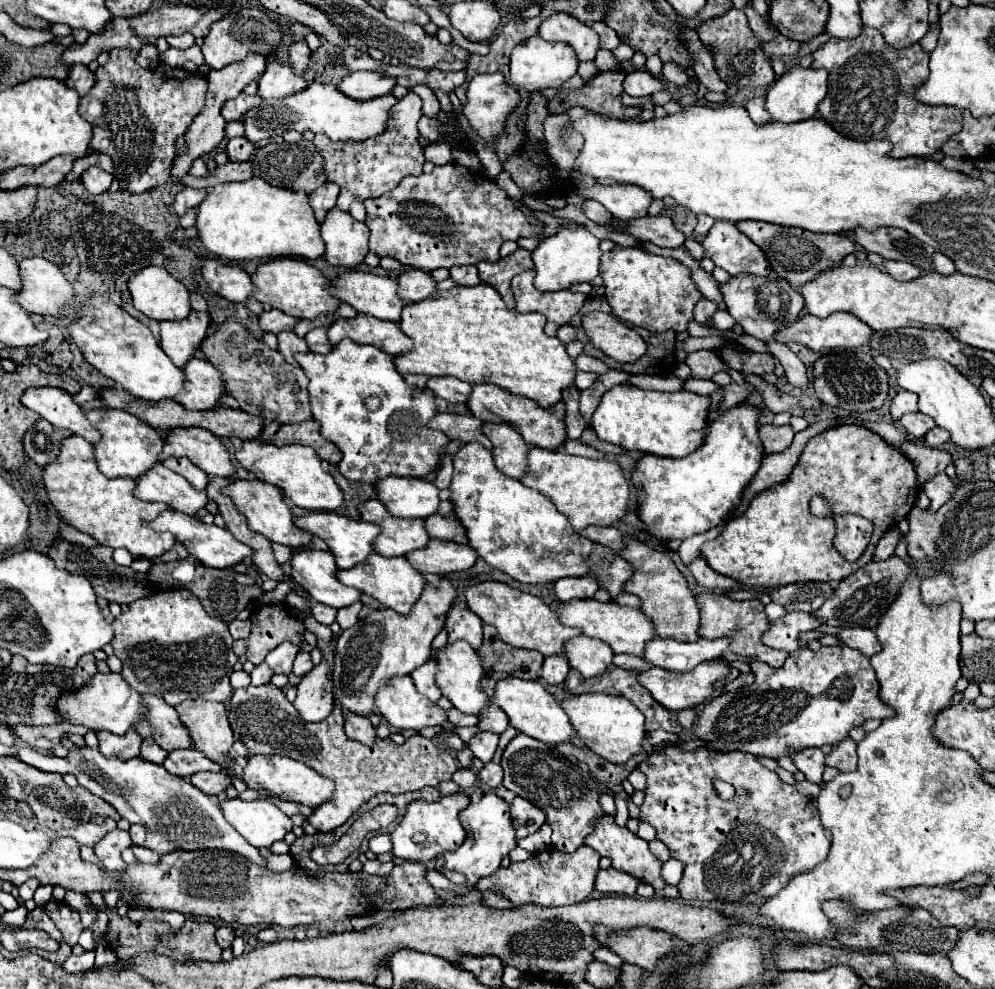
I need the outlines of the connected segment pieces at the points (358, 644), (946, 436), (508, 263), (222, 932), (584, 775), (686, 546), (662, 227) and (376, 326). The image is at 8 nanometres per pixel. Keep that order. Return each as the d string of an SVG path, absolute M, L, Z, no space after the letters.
M442 579L438 587L426 585L422 599L412 607L410 615L398 615L392 609L376 609L368 617L360 619L354 627L342 631L336 641L334 653L334 701L350 713L370 717L376 711L374 695L378 687L394 677L404 677L414 667L420 667L430 659L432 639L444 627L446 611L452 607L456 591L448 579Z
M934 427L930 429L926 435L924 435L924 441L928 447L940 447L942 443L950 441L950 433L946 429L940 429L940 427Z
M516 249L514 253L502 257L500 261L496 263L486 263L486 261L480 261L478 265L478 273L480 273L480 279L488 285L492 285L494 289L498 289L498 293L502 295L504 303L508 307L516 307L516 301L514 301L514 293L512 293L512 277L522 273L522 271L528 271L532 269L532 257L530 257L530 251L526 249Z
M228 925L218 927L218 931L216 931L216 941L218 941L218 945L220 945L222 949L228 949L228 947L232 945L232 941L234 941L234 929L228 927Z
M516 735L502 755L504 787L534 803L546 813L546 821L552 827L552 845L562 851L576 851L584 837L594 831L594 823L602 819L604 811L600 807L600 787L594 775L586 767L570 763L558 753L558 749L544 745L526 735Z
M714 527L714 529L706 531L706 533L700 533L700 535L694 535L694 537L684 539L682 545L678 547L678 555L680 555L682 563L684 563L684 565L690 565L690 563L700 555L700 547L702 547L706 541L716 539L718 533L720 533L720 527Z
M662 213L658 217L648 215L642 219L626 221L622 231L630 233L632 237L636 237L642 243L650 241L658 247L670 247L670 249L678 249L686 241L686 237L680 231L676 231L676 227L672 225L668 213Z
M358 313L354 319L342 319L338 317L330 329L328 339L330 343L340 343L342 339L352 339L354 343L368 343L374 347L380 347L392 357L404 355L410 349L414 349L412 339L398 327L394 321L382 321L364 313Z

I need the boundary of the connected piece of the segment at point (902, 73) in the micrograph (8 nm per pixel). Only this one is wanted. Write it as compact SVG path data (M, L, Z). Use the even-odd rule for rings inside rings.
M864 25L856 39L830 39L810 57L814 67L830 73L828 95L818 111L832 129L846 137L858 141L886 139L892 143L890 157L930 157L962 127L960 109L930 107L914 99L914 89L928 77L930 59L920 43L894 49L878 31Z

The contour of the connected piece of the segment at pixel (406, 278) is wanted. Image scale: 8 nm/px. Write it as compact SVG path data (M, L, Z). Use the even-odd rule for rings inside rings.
M420 269L406 271L398 277L398 295L406 303L418 303L430 299L434 297L434 293L436 293L436 281Z

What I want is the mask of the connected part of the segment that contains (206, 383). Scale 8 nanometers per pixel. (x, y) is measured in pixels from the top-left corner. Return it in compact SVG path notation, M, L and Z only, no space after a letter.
M194 357L186 363L186 393L178 395L176 401L182 403L188 409L196 411L208 411L208 409L218 409L222 407L222 397L228 395L224 381L218 375L218 369L200 357Z

